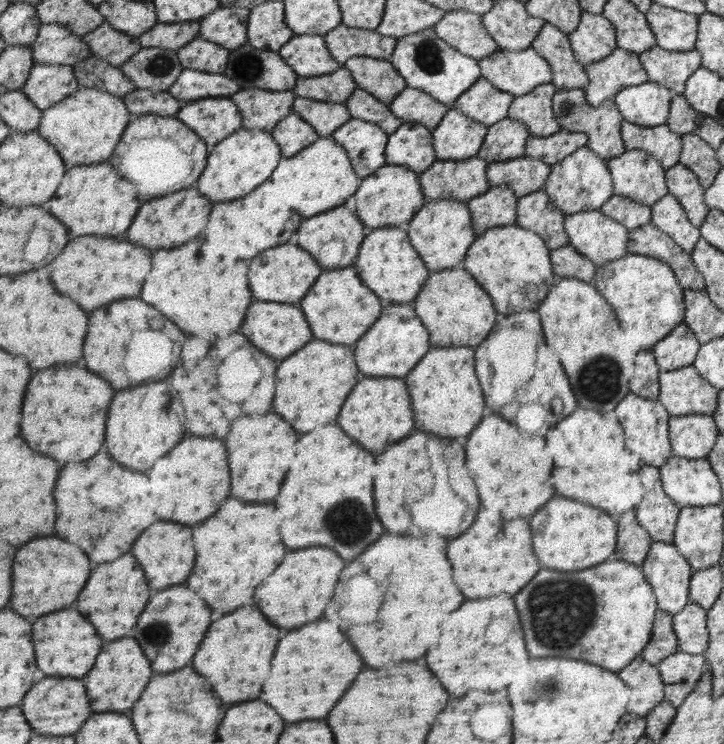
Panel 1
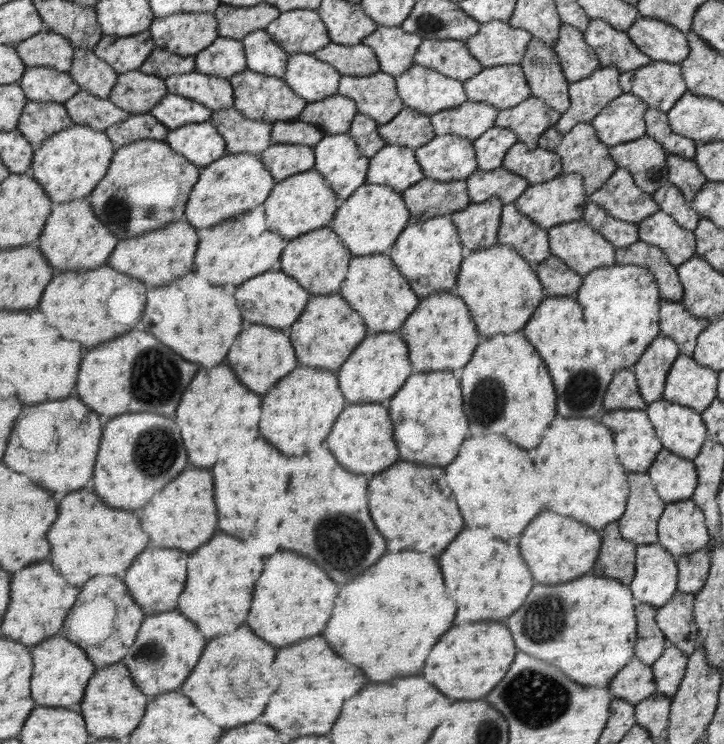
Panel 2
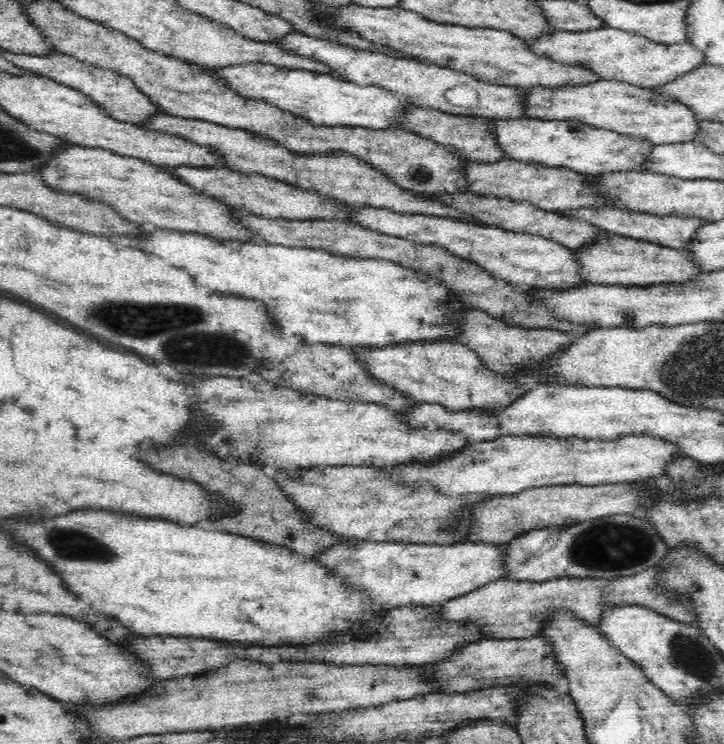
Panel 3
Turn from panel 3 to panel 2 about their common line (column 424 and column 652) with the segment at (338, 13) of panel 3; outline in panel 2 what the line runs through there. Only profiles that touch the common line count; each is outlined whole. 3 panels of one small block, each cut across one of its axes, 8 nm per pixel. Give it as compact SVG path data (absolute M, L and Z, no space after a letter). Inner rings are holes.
M638 16L628 33L651 61L678 64L688 56L687 35L664 20Z

